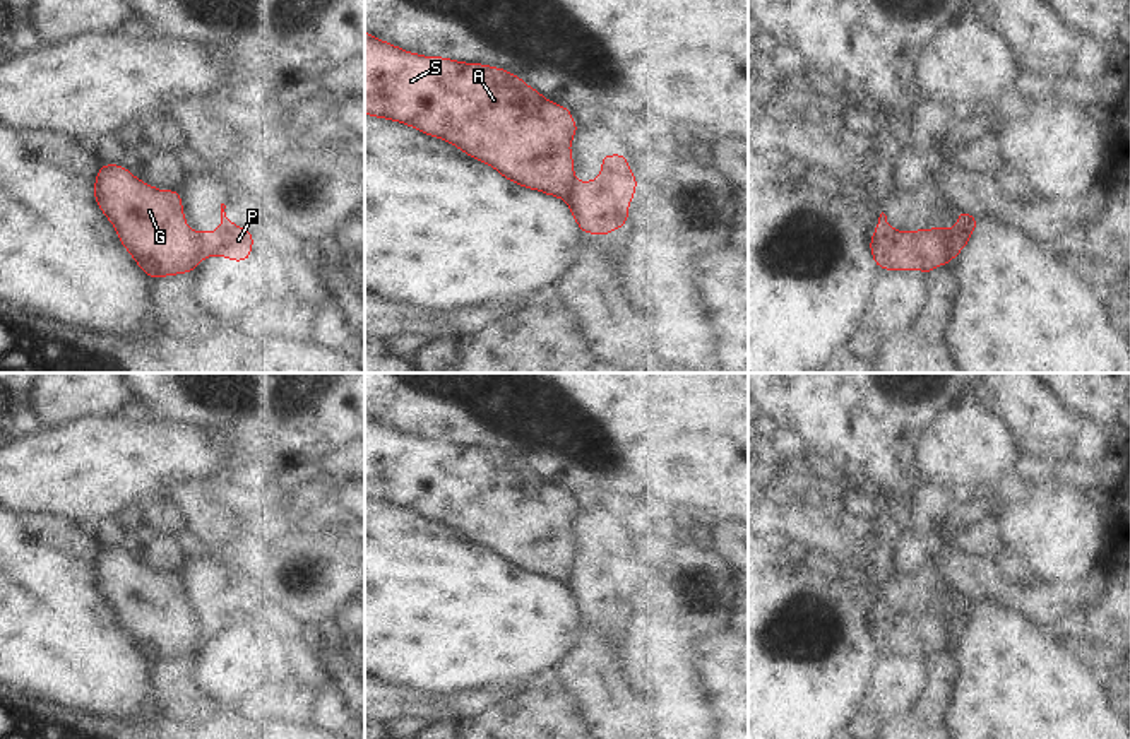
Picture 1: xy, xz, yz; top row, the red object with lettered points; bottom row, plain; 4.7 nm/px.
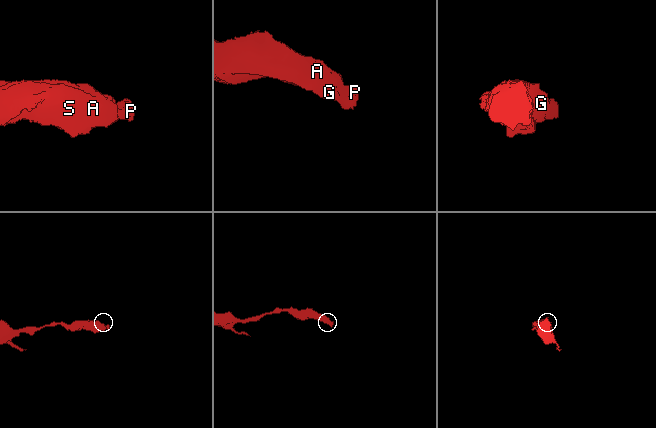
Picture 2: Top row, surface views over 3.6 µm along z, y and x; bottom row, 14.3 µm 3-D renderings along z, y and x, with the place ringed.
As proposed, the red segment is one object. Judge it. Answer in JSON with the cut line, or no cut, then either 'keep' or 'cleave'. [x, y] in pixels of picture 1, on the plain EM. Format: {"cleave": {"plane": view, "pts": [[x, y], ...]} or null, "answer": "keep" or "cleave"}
{"cleave": {"plane": "yz", "pts": [[940, 611], [949, 628], [951, 644]]}, "answer": "cleave"}

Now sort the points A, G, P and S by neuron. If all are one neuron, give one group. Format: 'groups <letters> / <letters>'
groups A G S / P

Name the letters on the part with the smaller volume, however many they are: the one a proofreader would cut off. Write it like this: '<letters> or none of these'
P

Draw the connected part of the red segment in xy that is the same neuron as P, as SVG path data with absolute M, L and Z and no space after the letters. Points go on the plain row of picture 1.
M221 587L221 606L217 614L192 614L199 630L200 645L221 638L231 645L248 645L253 631L250 612L236 609L226 600L226 588Z

